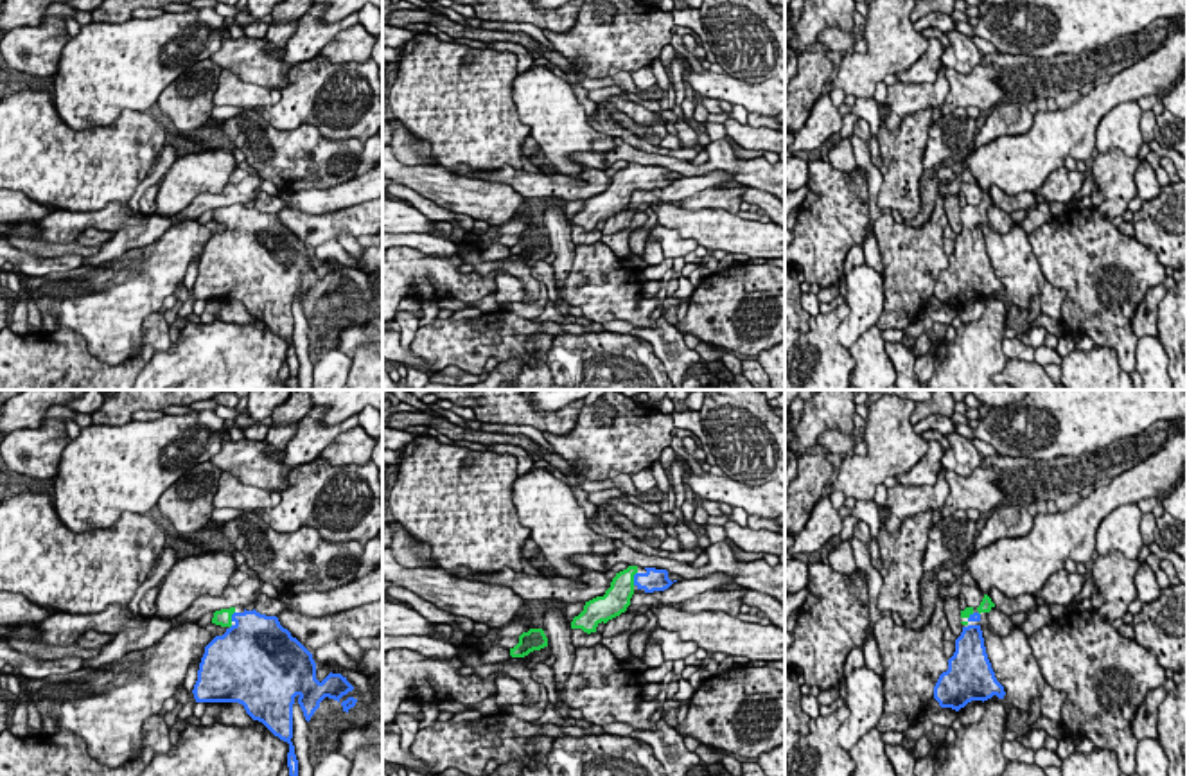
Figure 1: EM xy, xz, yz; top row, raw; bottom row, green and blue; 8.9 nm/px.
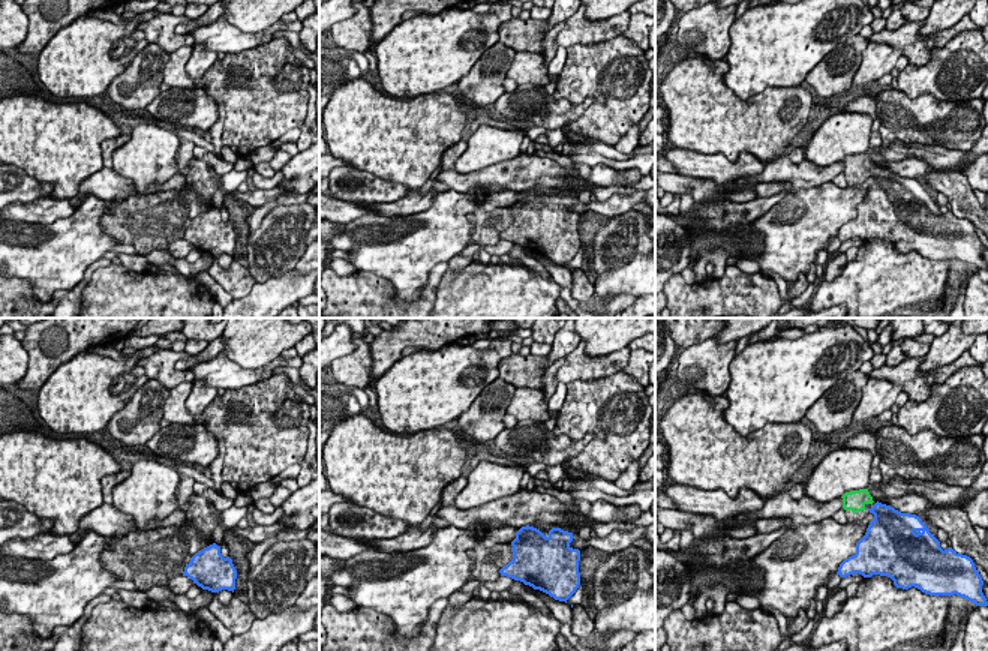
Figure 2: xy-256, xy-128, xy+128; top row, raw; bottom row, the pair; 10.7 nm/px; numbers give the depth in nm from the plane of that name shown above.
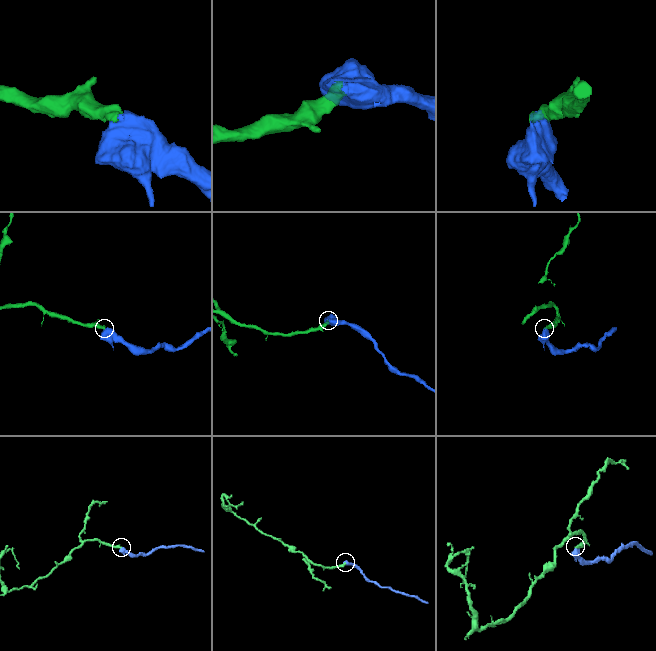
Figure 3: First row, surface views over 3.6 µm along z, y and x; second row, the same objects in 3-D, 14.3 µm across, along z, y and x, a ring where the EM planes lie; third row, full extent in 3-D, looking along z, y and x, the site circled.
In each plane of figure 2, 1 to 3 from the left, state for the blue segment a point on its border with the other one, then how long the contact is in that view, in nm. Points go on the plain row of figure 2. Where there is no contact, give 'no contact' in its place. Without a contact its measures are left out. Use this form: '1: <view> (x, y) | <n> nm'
1: no contact
2: no contact
3: no contact

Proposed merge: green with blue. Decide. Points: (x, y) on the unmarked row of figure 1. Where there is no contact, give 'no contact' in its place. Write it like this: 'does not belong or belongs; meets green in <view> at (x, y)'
belongs; meets green in xz at (633, 176)

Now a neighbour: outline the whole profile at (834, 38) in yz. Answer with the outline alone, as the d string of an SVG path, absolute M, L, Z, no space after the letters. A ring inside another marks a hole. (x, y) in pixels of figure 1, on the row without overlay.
M828 27L817 40L828 52L846 52L855 43L855 34L846 32L840 27Z

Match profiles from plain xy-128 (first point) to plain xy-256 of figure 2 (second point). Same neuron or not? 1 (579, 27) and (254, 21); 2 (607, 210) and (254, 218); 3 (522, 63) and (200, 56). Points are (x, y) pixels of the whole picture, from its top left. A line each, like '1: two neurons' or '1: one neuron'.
1: two neurons
2: two neurons
3: two neurons

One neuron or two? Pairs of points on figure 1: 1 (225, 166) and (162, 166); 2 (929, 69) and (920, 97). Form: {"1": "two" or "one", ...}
{"1": "two", "2": "two"}

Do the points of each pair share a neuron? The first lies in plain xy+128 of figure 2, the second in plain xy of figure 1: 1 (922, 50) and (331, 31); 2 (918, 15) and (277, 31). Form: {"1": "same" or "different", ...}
{"1": "different", "2": "same"}

